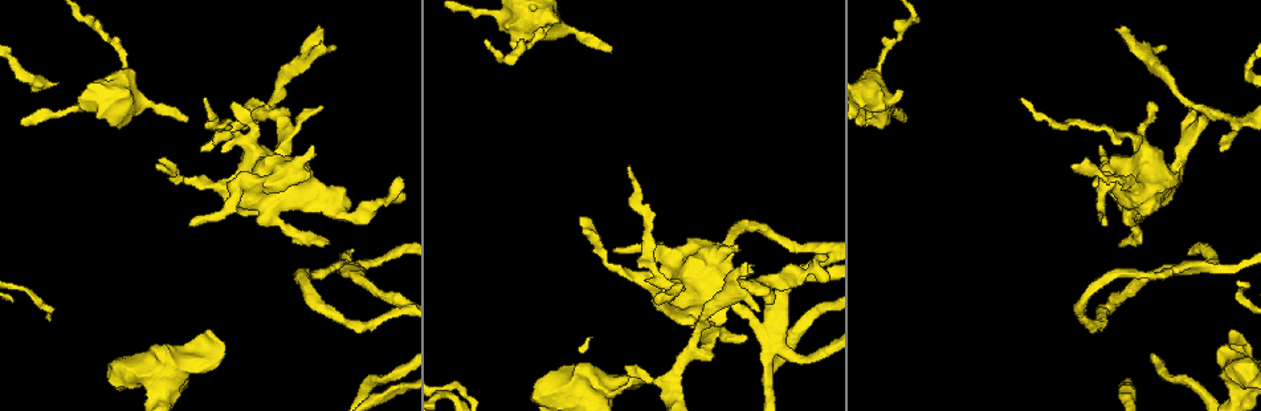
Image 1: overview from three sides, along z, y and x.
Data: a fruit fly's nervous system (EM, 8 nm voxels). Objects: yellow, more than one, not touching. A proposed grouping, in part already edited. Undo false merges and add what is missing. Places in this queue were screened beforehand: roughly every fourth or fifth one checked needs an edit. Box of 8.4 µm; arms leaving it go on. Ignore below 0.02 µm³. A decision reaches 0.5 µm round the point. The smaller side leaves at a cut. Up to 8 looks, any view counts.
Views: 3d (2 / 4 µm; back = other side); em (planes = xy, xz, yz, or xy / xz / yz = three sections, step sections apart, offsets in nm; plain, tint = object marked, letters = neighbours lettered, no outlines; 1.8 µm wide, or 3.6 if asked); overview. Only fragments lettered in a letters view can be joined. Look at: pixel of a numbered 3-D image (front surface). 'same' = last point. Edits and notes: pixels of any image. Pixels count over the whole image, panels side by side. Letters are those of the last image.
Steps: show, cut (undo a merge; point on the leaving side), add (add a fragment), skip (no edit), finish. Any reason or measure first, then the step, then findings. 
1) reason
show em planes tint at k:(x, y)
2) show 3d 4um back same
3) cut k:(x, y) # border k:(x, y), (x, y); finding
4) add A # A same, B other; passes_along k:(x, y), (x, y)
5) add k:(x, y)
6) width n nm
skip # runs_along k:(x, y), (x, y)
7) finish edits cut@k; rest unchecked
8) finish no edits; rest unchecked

show 3d 2um at 1:(900, 119)

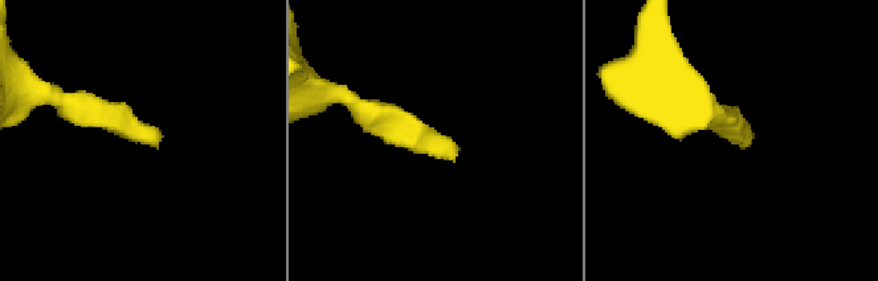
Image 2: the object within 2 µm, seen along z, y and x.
show em planes letters at 2:(739, 140)

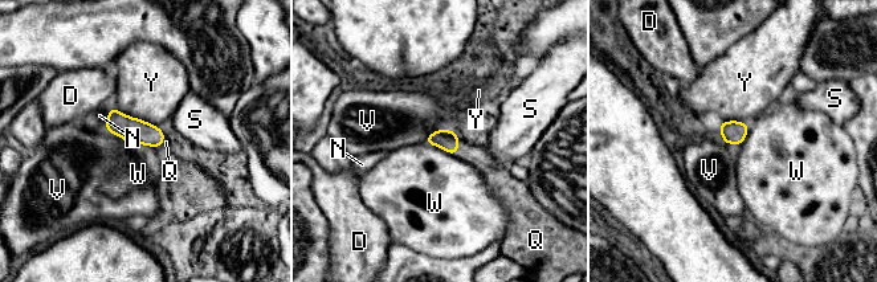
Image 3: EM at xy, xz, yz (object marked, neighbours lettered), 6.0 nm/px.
add Q # D other, N other, Q same, S other, V other, W other, Y other; passes_along 3:(448, 140), (457, 147), (476, 155); it goes on there

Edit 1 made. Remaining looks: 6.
show overview

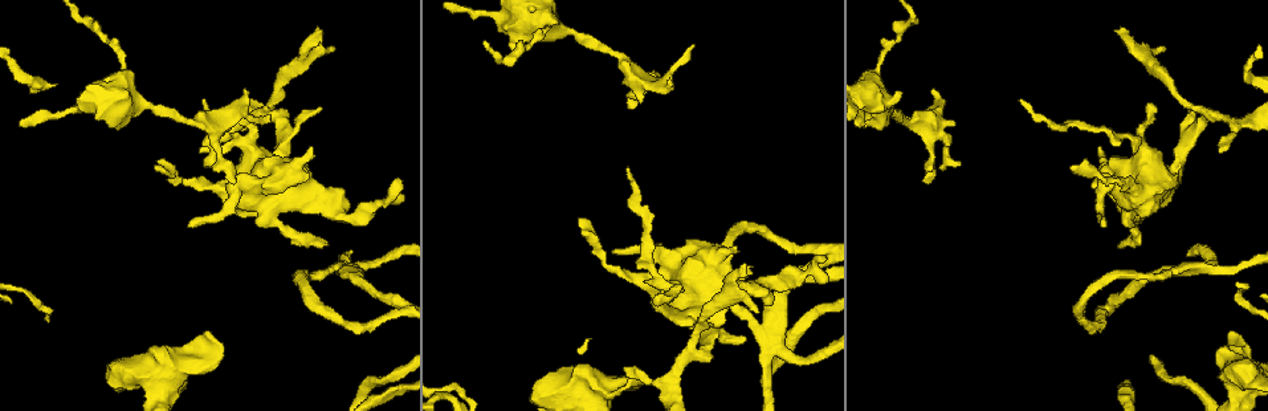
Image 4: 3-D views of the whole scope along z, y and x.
free end
show em planes letters at 4:(1115, 30)

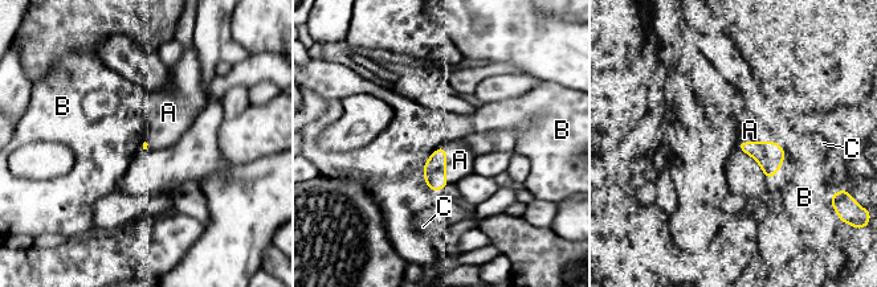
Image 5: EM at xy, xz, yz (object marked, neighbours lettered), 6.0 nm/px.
add A # A same, B other, C other; the neuron continues

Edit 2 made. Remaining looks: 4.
show overview

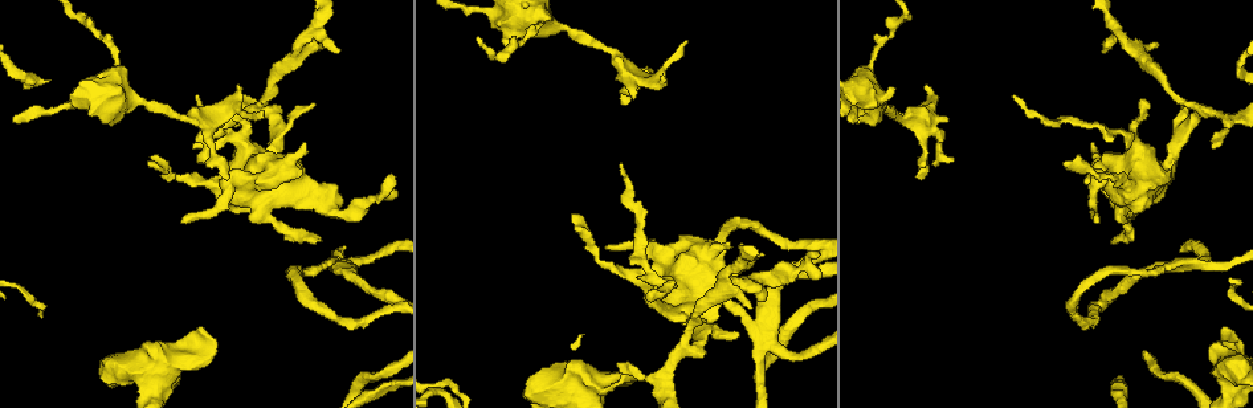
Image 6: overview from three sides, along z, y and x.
branch stops here
show 3d 4um at 6:(196, 330)

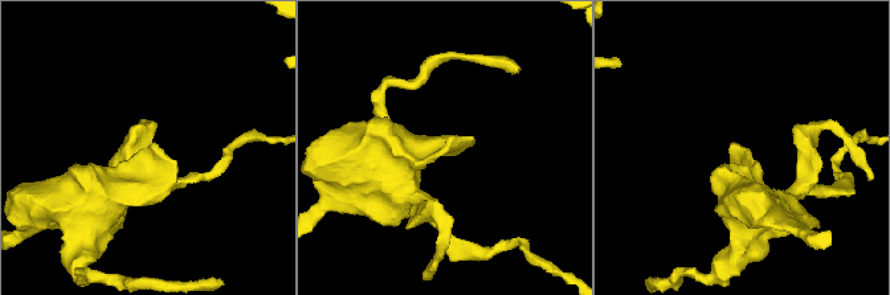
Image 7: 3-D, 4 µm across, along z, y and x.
need the tissue
show em planes letters at 7:(450, 137)

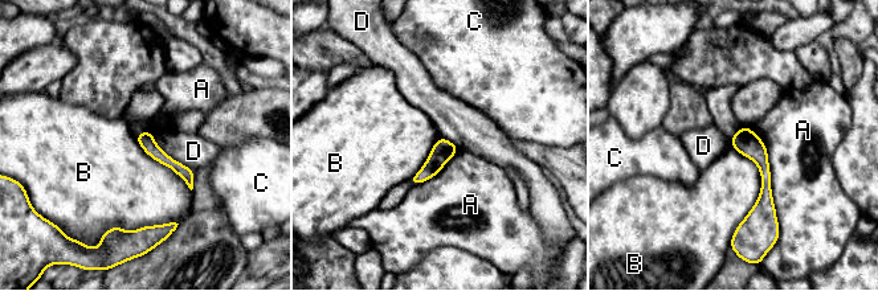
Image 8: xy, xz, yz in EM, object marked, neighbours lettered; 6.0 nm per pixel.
skip # A other, B other, C other, D other; border 8:(730, 143), (760, 176), (732, 234); no lettered fragment goes on from it

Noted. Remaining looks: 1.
finish edits add@3, add@5; rest unchecked

